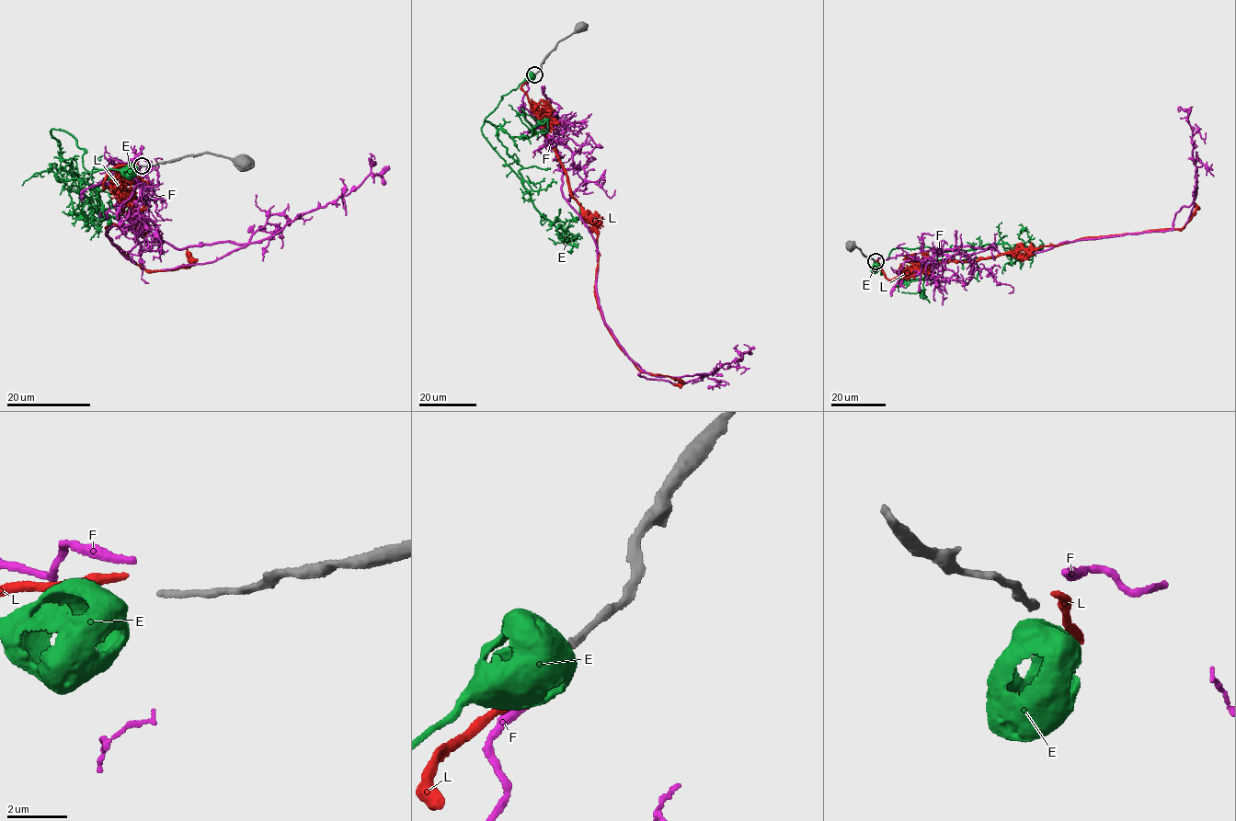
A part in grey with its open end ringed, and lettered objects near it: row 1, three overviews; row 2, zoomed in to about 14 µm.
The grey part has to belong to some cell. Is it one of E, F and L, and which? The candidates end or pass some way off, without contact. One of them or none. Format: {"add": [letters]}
{"add": []}

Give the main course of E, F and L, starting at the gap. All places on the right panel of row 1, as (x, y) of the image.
E: (875, 263), (881, 274), (892, 249), (964, 251), (919, 264), (909, 272), (928, 267), (923, 290), (901, 292)
F: (878, 258), (969, 245), (1032, 255), (1062, 243), (1181, 229), (1193, 210), (1197, 182), (1187, 113), (1177, 109)
L: (876, 259), (886, 278), (892, 279), (940, 263), (975, 261), (1080, 239), (1179, 229), (1193, 215), (1195, 202)

